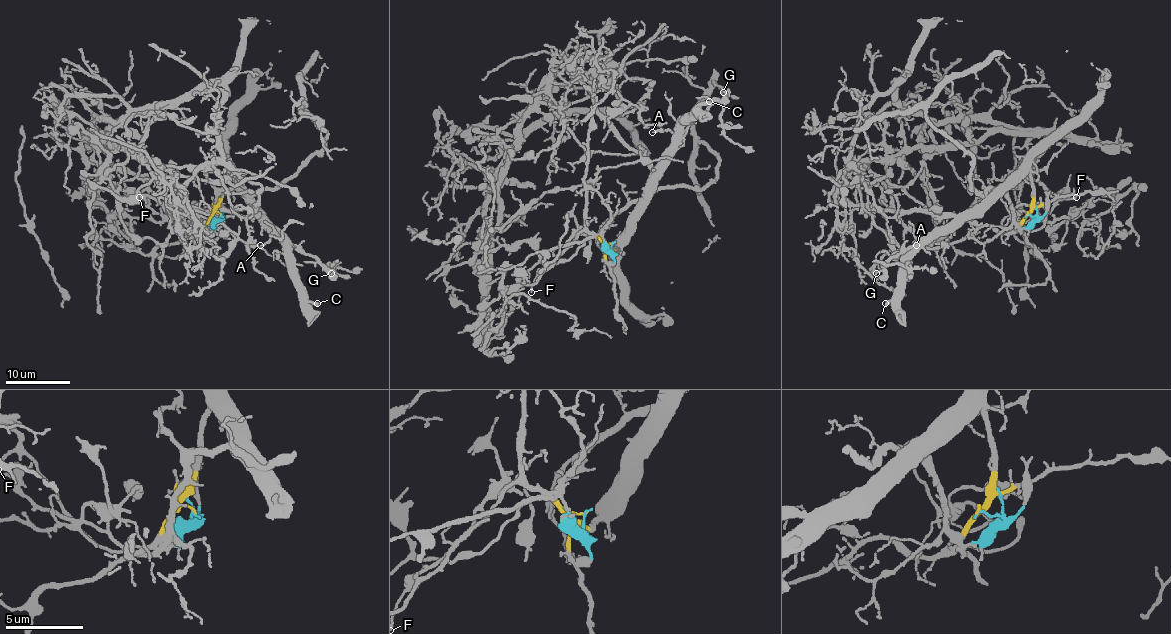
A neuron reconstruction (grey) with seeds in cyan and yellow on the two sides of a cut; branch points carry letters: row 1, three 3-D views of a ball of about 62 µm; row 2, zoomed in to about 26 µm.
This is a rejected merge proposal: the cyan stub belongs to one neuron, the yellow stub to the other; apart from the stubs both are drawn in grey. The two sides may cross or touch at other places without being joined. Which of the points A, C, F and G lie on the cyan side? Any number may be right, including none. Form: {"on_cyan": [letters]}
{"on_cyan": []}

